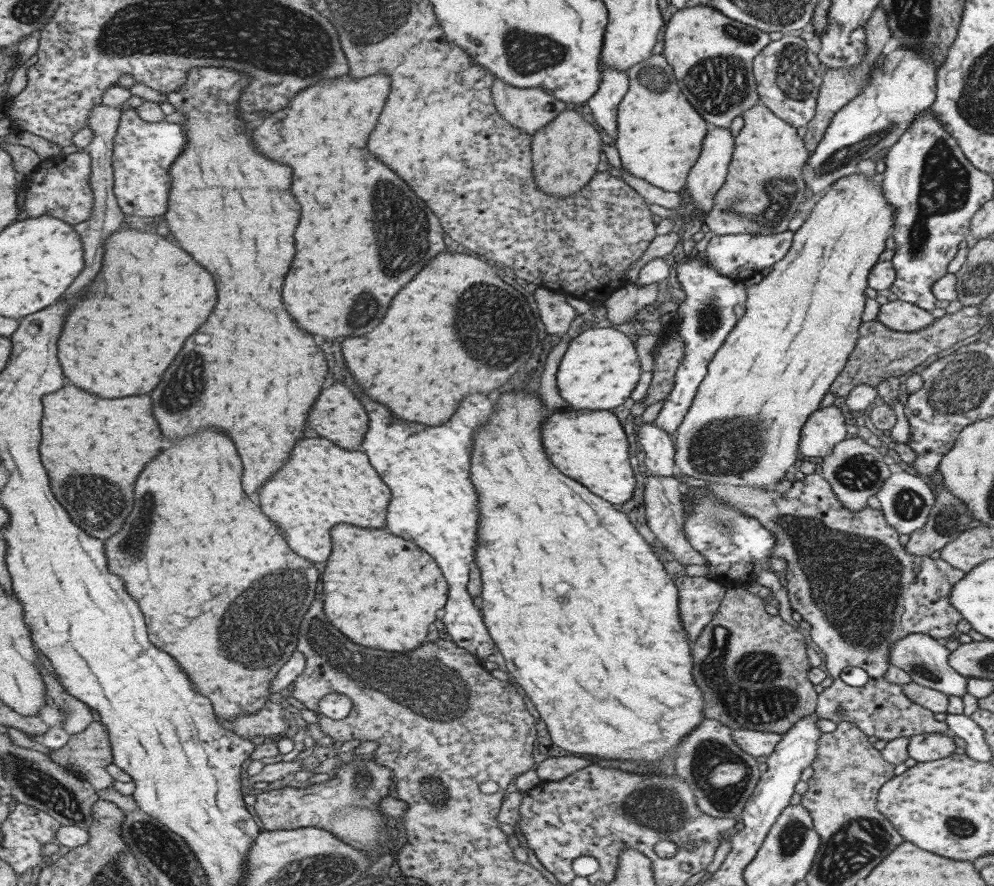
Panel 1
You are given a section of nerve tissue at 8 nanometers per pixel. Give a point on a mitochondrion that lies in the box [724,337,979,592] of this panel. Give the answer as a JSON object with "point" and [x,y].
{"point":[857,473]}

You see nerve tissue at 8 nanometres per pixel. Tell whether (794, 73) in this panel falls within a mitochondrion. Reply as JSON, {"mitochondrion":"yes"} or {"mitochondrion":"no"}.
{"mitochondrion":"yes"}

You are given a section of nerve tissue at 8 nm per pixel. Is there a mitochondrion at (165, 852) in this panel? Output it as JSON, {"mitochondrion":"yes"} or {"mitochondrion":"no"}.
{"mitochondrion":"yes"}

